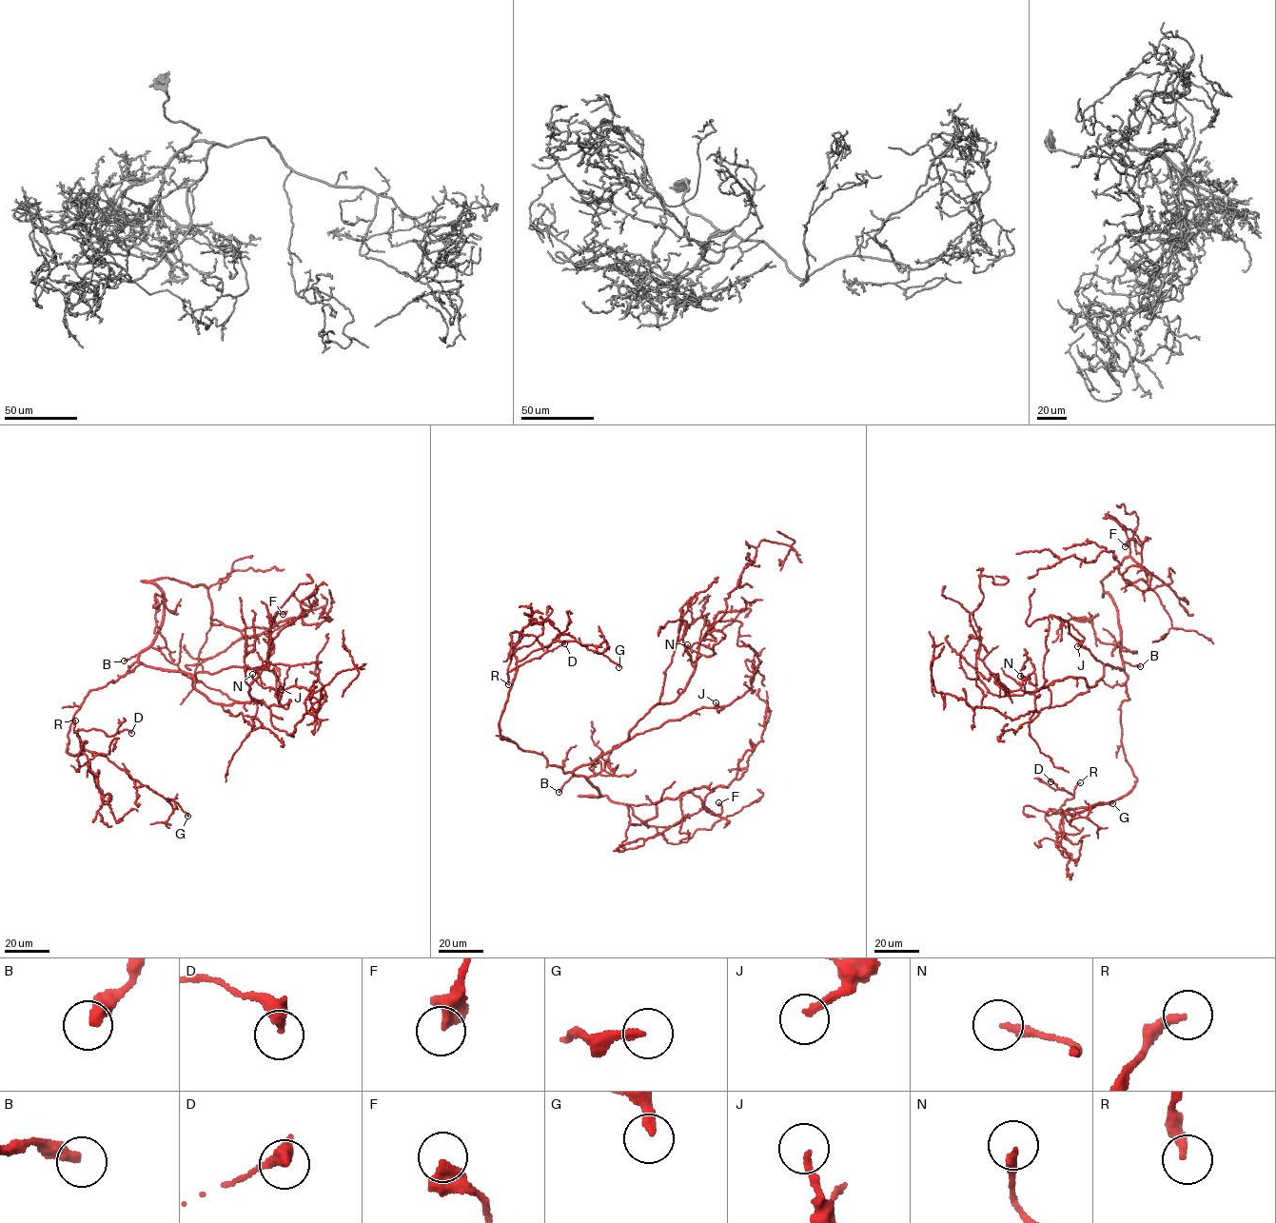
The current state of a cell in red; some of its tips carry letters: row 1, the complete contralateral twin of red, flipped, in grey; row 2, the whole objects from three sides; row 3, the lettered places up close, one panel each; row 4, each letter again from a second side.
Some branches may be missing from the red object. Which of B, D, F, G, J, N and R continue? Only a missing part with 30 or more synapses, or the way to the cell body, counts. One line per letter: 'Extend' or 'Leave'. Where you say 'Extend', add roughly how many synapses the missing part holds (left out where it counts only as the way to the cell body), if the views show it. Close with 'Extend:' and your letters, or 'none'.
B: Extend. Roughly 40 synapses
D: Leave
F: Leave
G: Leave
J: Extend. Roughly 50 synapses
N: Leave
R: Leave
Extend: B, J

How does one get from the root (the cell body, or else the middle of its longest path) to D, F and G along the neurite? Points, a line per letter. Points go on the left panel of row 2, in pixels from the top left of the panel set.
D: (140, 662), (88, 693), (73, 717), (67, 752), (83, 752), (74, 732), (79, 730), (131, 733)
F: (140, 662), (162, 620), (163, 595), (152, 581), (206, 586), (212, 624), (269, 634), (283, 614)
G: (140, 662), (88, 693), (73, 717), (67, 752), (81, 755), (83, 748), (104, 756), (187, 816)

